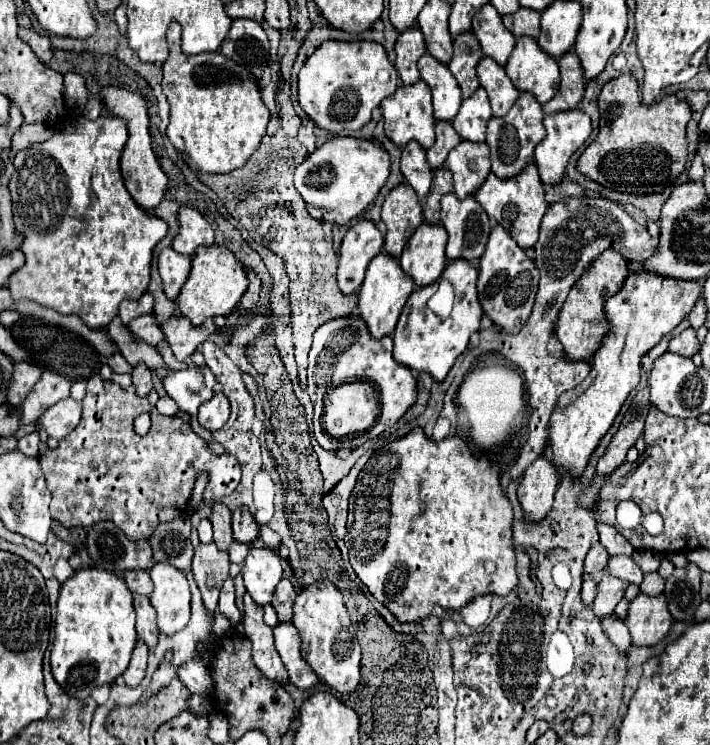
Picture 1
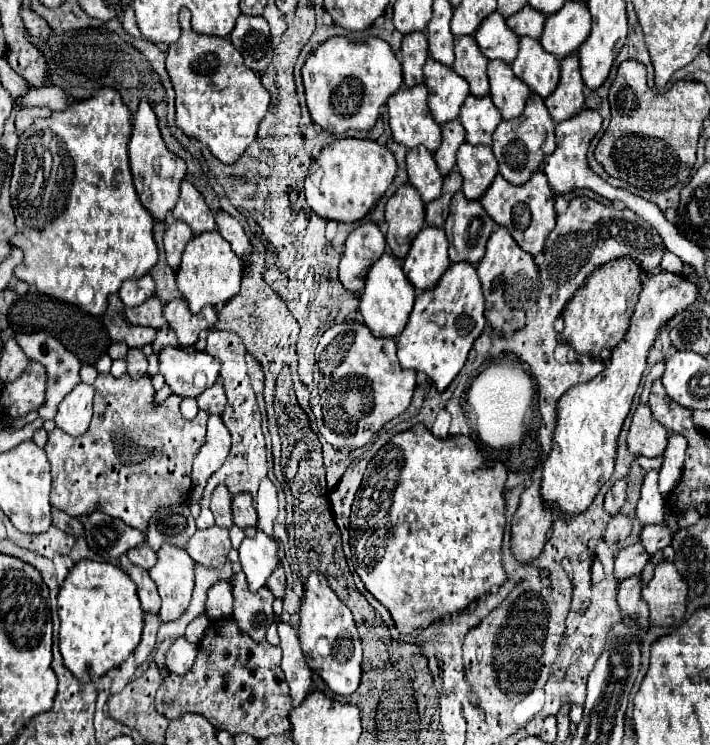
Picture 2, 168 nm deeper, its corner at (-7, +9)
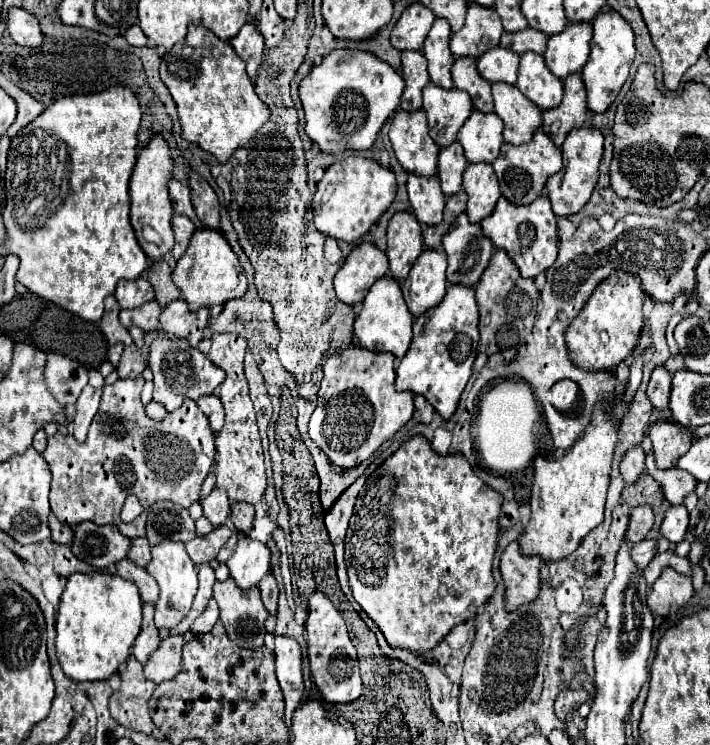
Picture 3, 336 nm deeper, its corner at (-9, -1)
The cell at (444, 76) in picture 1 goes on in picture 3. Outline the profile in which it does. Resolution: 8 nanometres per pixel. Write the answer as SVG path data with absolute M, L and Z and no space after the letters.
M430 82L424 88L424 112L432 140L444 148L456 140L458 130L472 114L472 100L462 90L444 90Z

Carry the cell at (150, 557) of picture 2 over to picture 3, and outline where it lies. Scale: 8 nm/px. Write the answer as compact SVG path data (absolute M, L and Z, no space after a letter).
M134 538L132 544L130 544L130 550L128 550L128 558L138 564L138 566L146 566L148 564L148 558L150 558L150 544L146 538Z

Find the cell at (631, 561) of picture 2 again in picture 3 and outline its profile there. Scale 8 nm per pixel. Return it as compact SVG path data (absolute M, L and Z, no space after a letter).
M648 538L648 540L640 540L638 544L634 544L632 558L644 570L648 566L648 562L656 556L656 552L658 552L658 540L656 538Z

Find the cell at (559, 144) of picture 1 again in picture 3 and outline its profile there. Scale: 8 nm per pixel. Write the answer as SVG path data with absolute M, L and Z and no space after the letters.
M576 128L566 136L562 144L564 168L546 182L546 194L552 202L552 210L556 216L566 218L570 214L576 214L590 200L590 194L598 182L598 164L602 160L602 152L604 136L596 128Z

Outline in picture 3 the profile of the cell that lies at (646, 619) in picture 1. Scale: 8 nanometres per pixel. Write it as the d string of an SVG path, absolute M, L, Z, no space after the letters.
M672 568L664 570L648 592L648 608L660 616L676 614L694 594L692 580Z

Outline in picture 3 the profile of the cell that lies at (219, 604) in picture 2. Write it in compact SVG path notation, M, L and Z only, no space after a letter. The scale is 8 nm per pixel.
M212 598L206 606L206 610L196 618L196 622L190 626L190 630L194 634L206 634L208 630L212 630L212 626L216 624L218 620L218 606L216 606L216 600Z

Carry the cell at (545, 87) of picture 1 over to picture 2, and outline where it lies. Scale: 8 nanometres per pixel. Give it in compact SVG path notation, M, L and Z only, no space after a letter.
M530 36L520 38L520 52L512 62L514 74L530 86L532 92L546 98L560 80L560 62L554 54L544 52L542 44Z

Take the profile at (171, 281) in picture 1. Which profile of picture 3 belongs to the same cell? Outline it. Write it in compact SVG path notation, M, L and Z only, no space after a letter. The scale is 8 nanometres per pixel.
M174 214L172 216L172 232L176 236L176 244L172 248L172 256L174 258L180 258L184 254L184 250L188 248L188 242L190 242L190 236L194 232L194 224L188 216L182 216L182 214Z

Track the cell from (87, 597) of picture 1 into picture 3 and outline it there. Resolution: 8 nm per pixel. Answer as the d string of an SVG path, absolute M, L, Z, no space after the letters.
M90 572L90 574L72 574L62 592L58 612L56 612L56 654L62 664L64 674L74 682L84 680L106 680L118 666L128 660L132 654L132 644L140 632L142 624L142 600L138 596L136 584L120 578L118 574Z

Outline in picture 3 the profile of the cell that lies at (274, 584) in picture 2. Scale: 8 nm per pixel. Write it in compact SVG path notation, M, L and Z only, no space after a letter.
M266 574L260 584L258 584L264 608L268 610L268 614L276 614L276 604L278 604L278 584L274 580L272 574Z

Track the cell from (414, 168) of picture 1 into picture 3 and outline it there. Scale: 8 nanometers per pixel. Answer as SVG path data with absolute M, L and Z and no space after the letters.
M408 176L408 200L412 214L422 226L436 226L442 222L442 212L446 196L440 190L440 180L436 176Z

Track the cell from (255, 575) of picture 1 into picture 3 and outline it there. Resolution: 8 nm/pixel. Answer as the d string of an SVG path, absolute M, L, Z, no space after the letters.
M240 538L234 554L226 560L230 578L242 588L248 590L258 586L260 578L270 572L270 550L266 544L254 538Z

